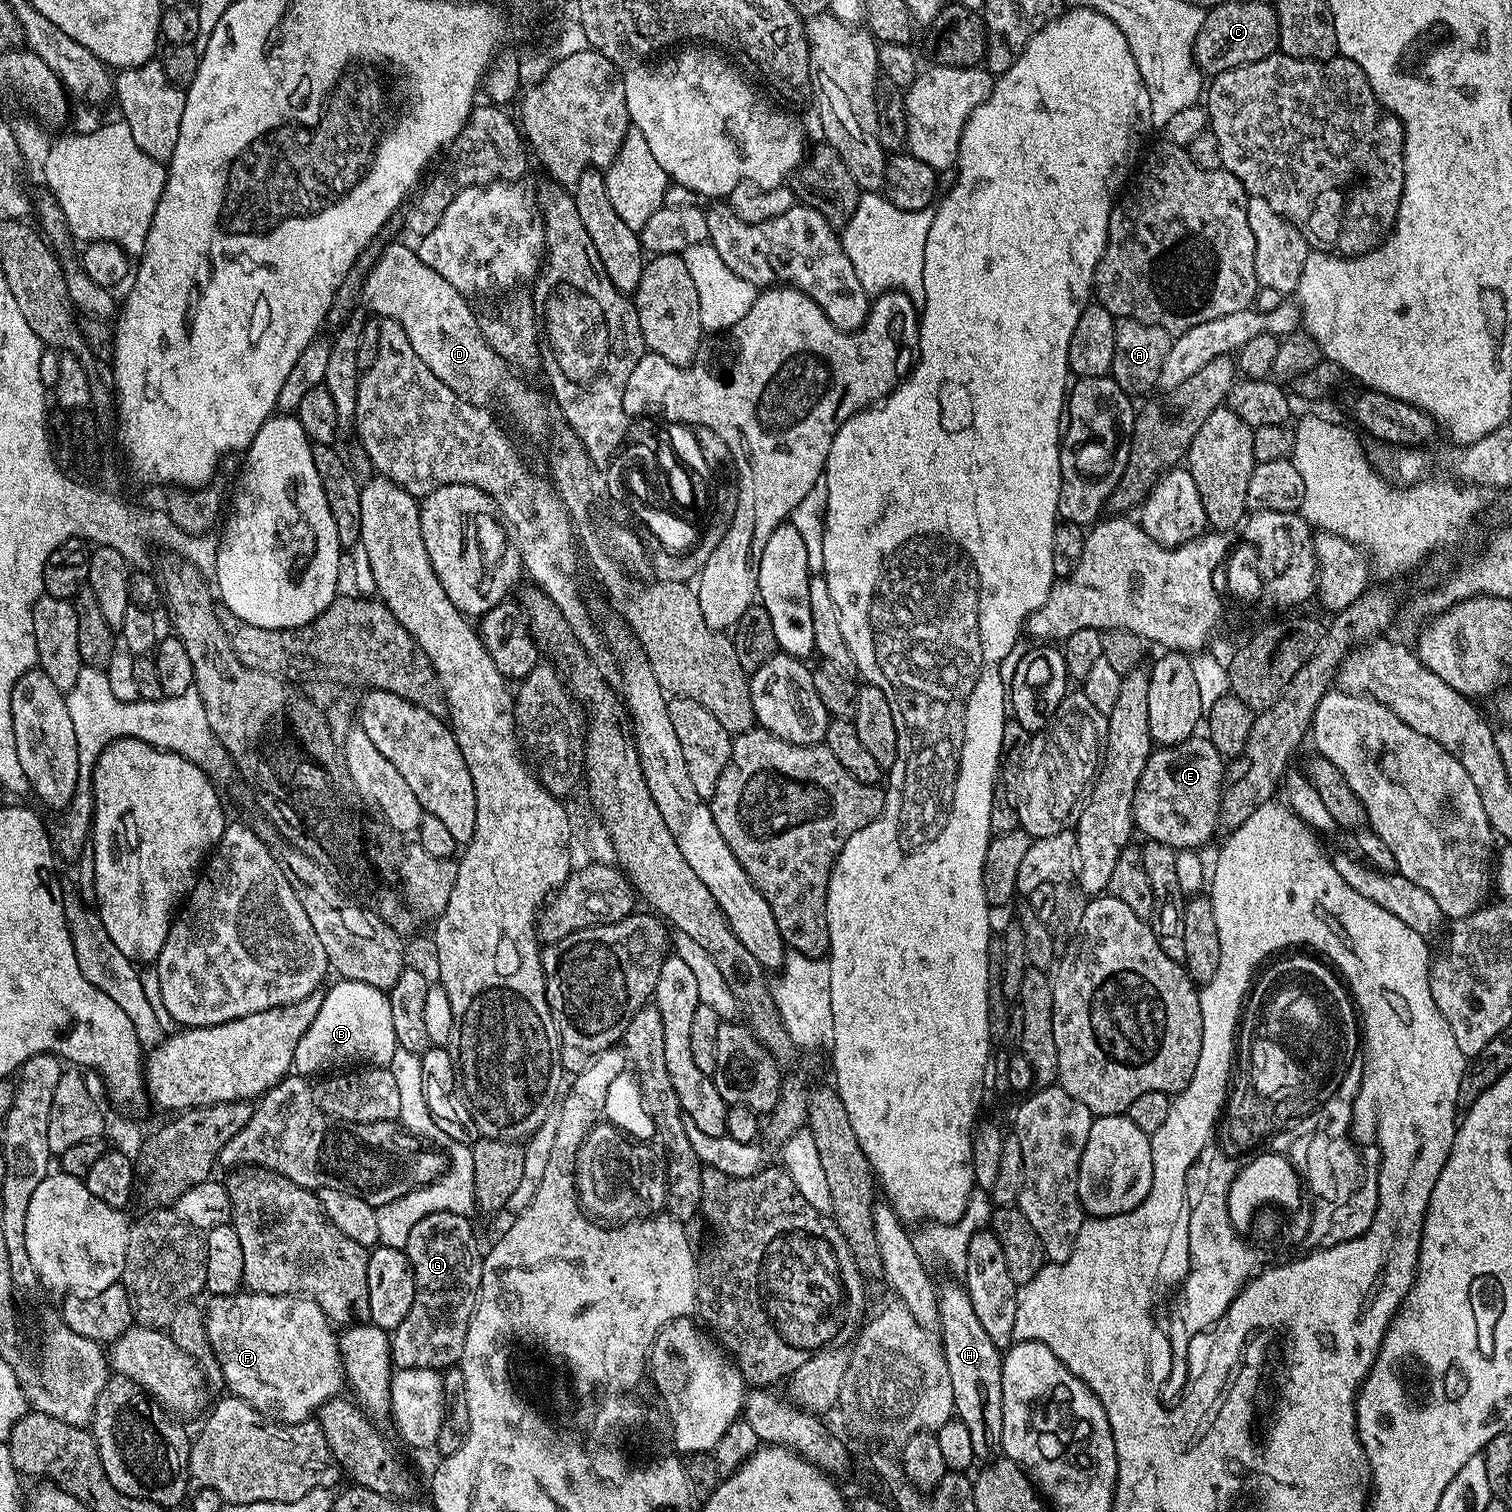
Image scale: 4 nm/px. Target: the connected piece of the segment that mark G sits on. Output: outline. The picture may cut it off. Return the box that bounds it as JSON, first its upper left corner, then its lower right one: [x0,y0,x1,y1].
[391,1212,484,1370]

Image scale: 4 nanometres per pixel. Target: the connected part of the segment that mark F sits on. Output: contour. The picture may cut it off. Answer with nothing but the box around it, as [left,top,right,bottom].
[204,1290,346,1424]

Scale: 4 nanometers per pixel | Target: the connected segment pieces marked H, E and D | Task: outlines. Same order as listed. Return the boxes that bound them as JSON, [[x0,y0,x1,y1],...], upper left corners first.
[[938,1283,1002,1462],[1132,735,1226,850],[362,244,550,438]]

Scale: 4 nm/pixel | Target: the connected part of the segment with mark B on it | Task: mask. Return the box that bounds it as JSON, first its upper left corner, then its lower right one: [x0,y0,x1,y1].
[292,979,398,1078]

